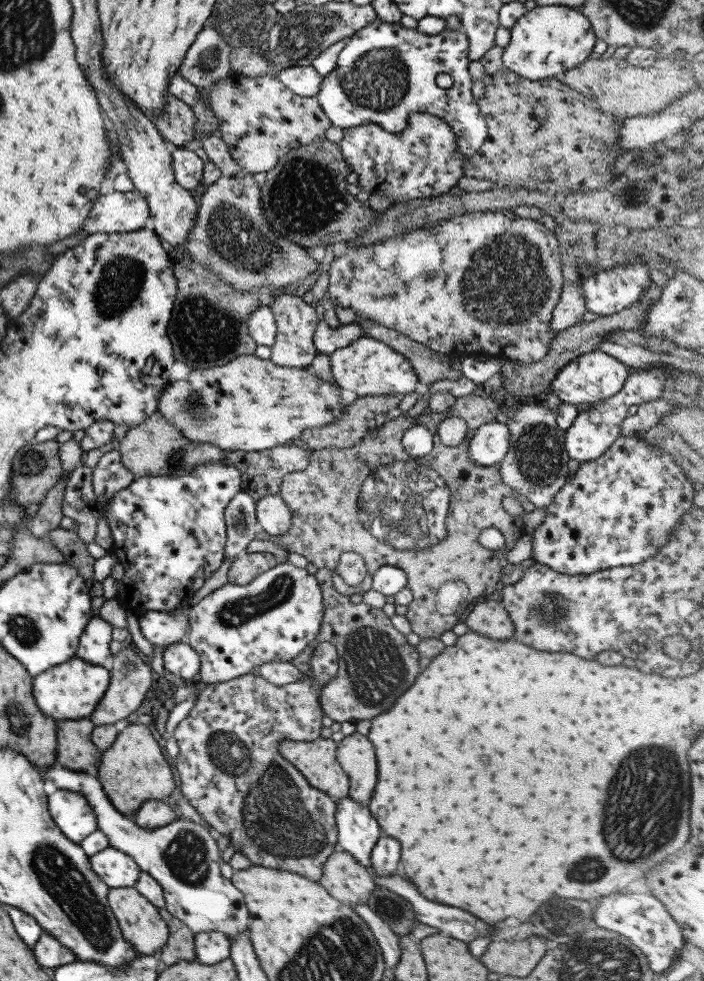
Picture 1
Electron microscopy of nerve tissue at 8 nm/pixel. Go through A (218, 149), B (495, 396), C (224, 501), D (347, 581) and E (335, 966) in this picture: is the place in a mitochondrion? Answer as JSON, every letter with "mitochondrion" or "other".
{"A":"other","B":"other","C":"other","D":"other","E":"mitochondrion"}

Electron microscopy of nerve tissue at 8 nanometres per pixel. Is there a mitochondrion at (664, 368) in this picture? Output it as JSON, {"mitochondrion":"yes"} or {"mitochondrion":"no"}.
{"mitochondrion":"no"}

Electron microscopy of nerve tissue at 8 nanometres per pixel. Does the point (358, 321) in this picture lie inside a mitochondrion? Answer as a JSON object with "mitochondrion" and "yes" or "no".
{"mitochondrion":"no"}

